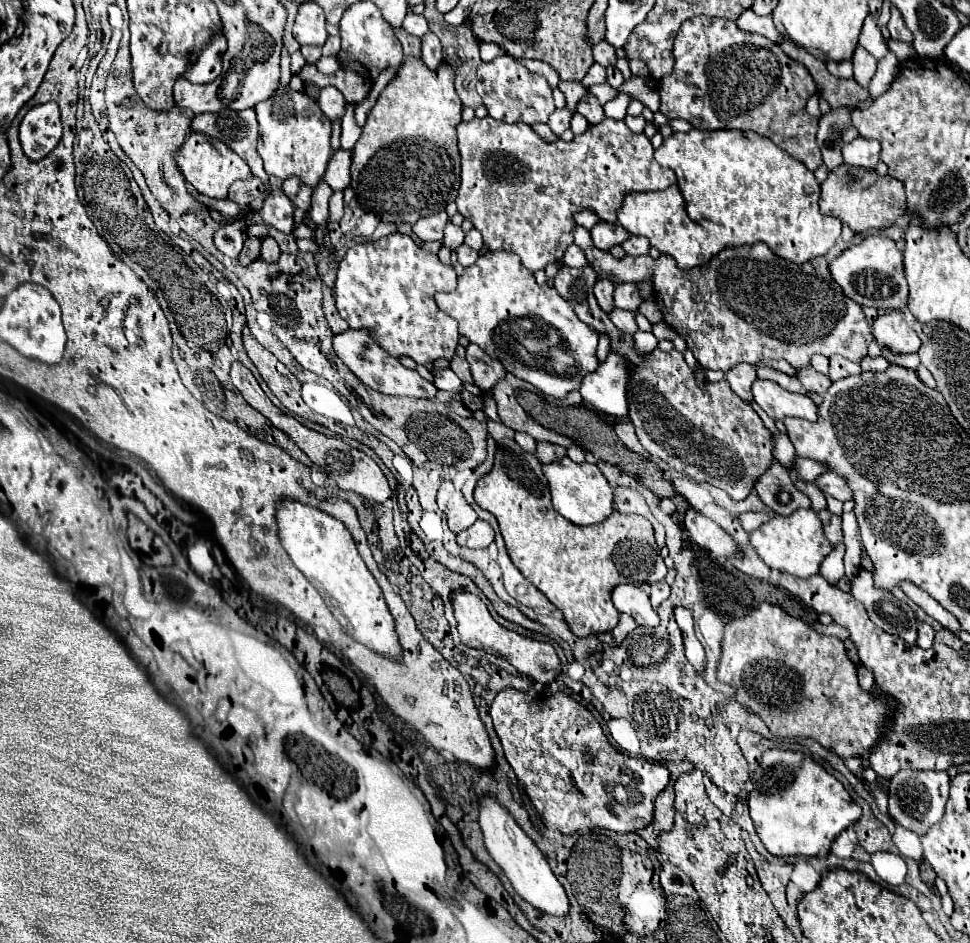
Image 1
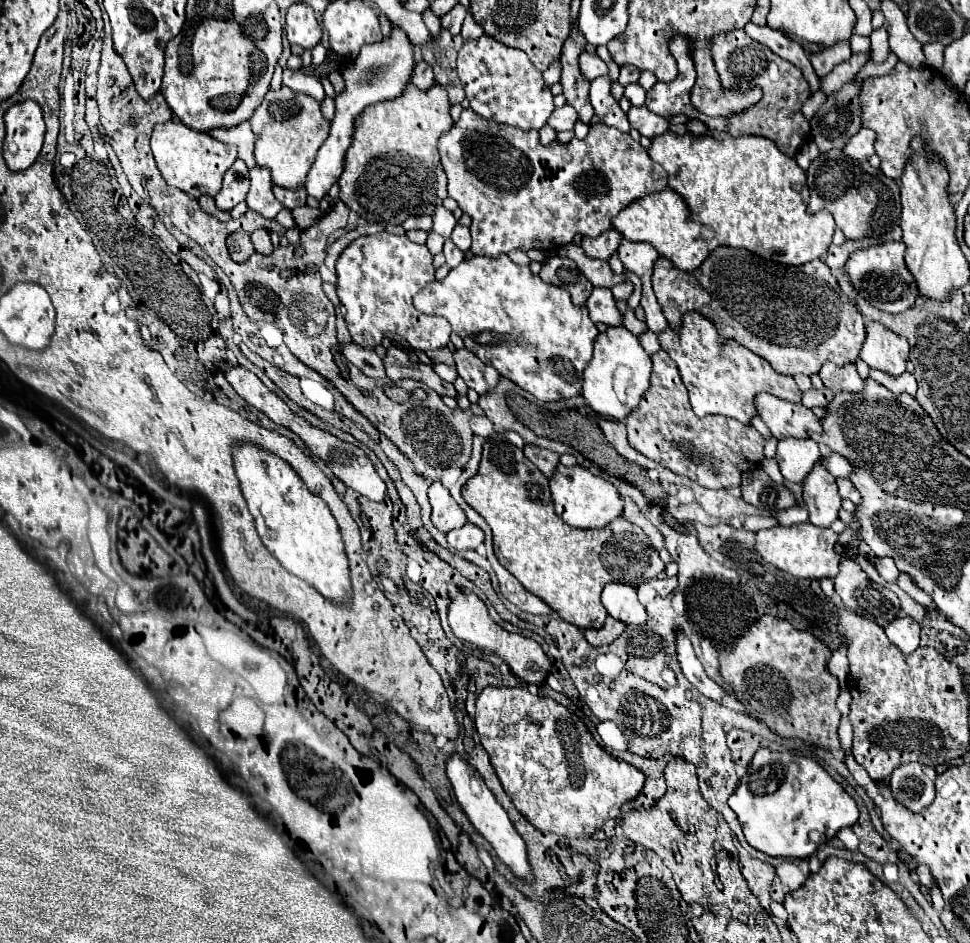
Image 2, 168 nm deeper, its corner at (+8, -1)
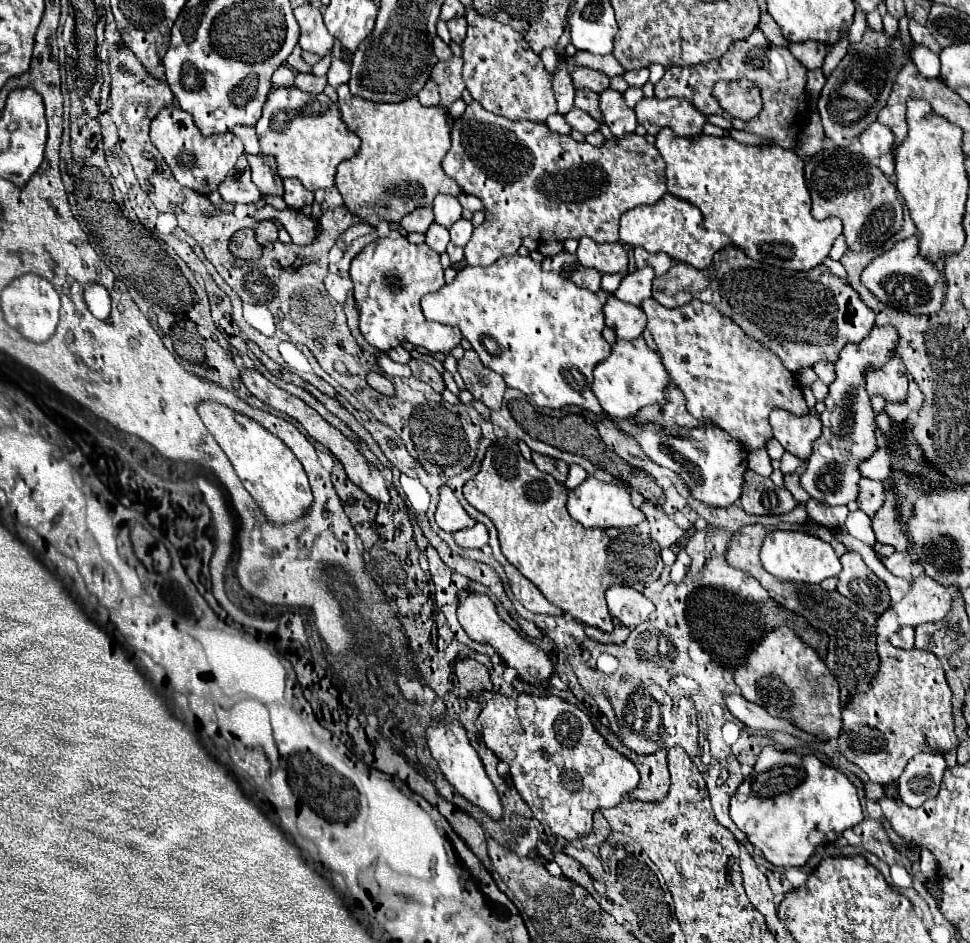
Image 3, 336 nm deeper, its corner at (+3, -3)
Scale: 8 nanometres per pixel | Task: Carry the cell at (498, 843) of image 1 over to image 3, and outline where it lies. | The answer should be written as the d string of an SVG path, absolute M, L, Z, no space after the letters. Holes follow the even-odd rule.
M434 722L428 728L428 746L430 746L430 752L432 752L434 760L438 762L440 770L444 772L446 780L456 788L456 792L462 798L466 798L470 804L474 804L480 810L484 810L490 818L502 820L500 798L496 794L494 784L486 776L484 766L482 766L482 760L476 754L476 750L472 748L472 744L470 744L470 740L466 736L466 730L458 722Z

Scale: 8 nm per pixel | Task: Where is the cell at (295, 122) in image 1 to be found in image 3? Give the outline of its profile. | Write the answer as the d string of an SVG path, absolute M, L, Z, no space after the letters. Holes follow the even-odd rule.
M296 86L268 92L262 118L256 122L262 154L276 156L280 178L298 178L306 190L326 190L335 185L336 166L358 152L358 136L340 118L338 106L326 94L306 94Z

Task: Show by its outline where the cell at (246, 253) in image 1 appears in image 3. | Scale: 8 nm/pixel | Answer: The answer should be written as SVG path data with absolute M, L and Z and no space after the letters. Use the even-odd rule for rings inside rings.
M244 228L230 238L230 252L242 260L258 260L262 256L262 246L256 242L254 230Z

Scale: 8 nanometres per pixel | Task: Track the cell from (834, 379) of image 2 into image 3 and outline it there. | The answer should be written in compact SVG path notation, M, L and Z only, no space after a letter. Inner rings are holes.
M818 362L814 366L814 372L818 374L818 378L824 384L832 384L834 382L834 364L830 364L830 362Z

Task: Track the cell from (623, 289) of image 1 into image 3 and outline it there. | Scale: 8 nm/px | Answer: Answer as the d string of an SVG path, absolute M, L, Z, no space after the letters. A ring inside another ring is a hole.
M646 266L642 270L636 270L632 274L626 274L622 284L614 292L614 296L620 298L622 302L640 306L642 300L648 298L650 292L652 292L652 280L654 280L654 270L650 266Z

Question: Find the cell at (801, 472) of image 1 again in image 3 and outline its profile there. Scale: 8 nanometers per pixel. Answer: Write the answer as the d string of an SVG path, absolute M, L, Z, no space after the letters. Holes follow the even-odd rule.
M882 448L882 450L874 452L874 456L870 456L870 460L862 462L860 472L864 478L870 478L870 480L886 480L888 462L890 462L890 454L886 454L886 448Z

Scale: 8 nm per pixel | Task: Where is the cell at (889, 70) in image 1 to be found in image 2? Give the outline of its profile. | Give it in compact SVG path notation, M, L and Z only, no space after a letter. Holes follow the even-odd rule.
M879 28L879 30L873 30L871 32L871 58L875 62L885 62L887 60L887 54L889 54L889 42L887 42L889 34L885 28Z

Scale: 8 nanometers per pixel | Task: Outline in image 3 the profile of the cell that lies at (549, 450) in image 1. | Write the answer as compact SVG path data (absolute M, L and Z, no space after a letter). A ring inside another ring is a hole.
M532 452L532 462L542 470L542 472L548 472L550 476L554 476L558 482L564 482L566 480L566 474L568 474L568 466L560 460L554 460L554 458L548 458L548 456L542 456L542 454L536 454Z

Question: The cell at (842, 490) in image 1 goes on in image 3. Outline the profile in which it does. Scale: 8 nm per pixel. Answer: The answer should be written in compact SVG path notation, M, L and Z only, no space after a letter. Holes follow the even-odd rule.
M862 478L858 482L858 506L860 510L864 510L868 516L874 516L876 510L882 506L884 502L884 484L876 482L876 480L868 480Z

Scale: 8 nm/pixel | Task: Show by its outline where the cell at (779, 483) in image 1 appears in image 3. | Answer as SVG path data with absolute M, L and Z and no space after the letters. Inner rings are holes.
M752 470L744 476L742 508L748 514L786 514L796 508L794 496L786 488L774 486L770 478L764 478Z

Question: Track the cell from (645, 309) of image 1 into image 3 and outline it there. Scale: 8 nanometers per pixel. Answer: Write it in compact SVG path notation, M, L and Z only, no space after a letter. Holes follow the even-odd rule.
M646 298L640 306L648 318L646 330L650 330L658 354L672 378L672 382L684 392L688 412L698 418L710 418L714 420L722 430L730 432L738 442L742 442L746 448L762 448L766 440L772 438L772 430L768 424L768 414L772 408L782 408L792 414L808 414L808 404L802 396L802 388L792 372L786 368L782 370L782 362L778 356L774 356L770 350L766 350L756 340L748 338L738 324L734 324L730 318L722 316L716 308L704 302L688 302L680 308L662 308L656 300Z

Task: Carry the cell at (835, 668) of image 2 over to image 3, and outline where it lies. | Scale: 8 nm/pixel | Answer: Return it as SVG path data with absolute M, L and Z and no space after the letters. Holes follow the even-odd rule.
M752 524L752 544L740 542L740 534L734 534L726 552L726 562L732 568L738 568L750 576L754 576L770 594L772 600L786 606L792 612L802 614L814 628L828 634L828 656L826 666L832 670L840 684L840 700L846 704L852 694L864 692L878 670L878 652L876 652L876 632L874 622L876 616L862 610L850 598L840 596L838 592L828 592L820 584L782 584L782 580L774 580L760 562L760 546L766 536L766 528L762 524Z

